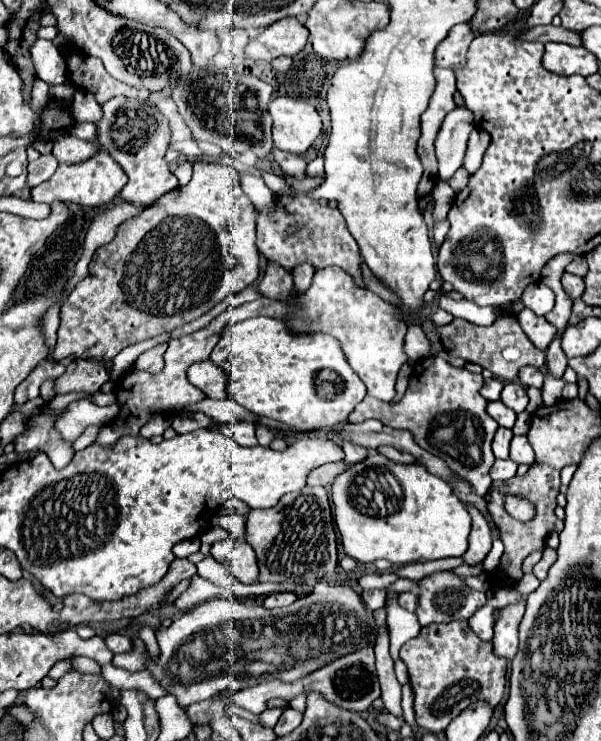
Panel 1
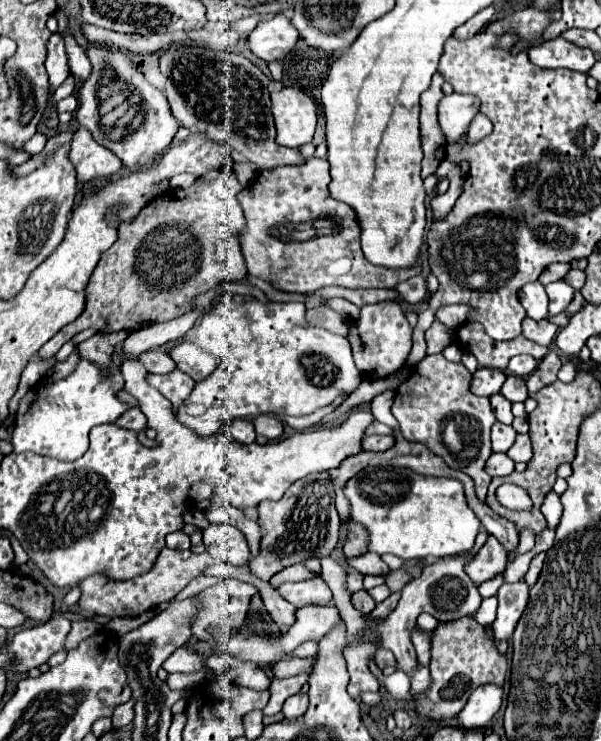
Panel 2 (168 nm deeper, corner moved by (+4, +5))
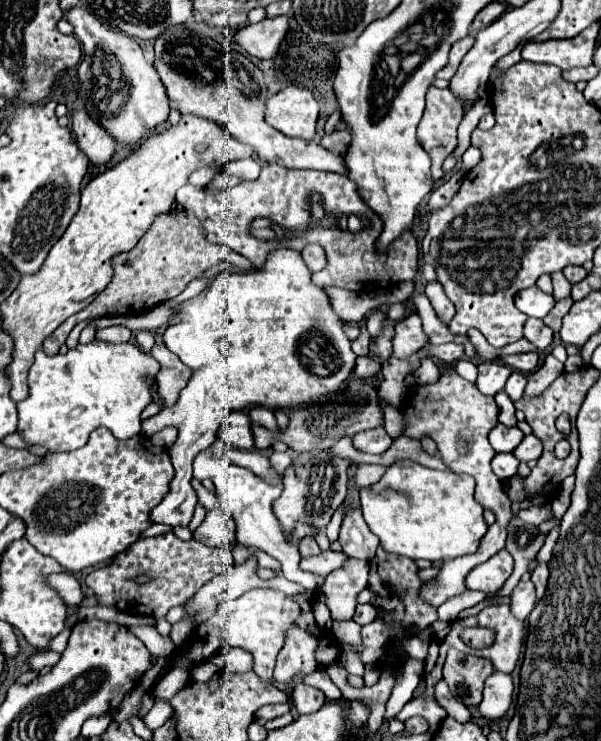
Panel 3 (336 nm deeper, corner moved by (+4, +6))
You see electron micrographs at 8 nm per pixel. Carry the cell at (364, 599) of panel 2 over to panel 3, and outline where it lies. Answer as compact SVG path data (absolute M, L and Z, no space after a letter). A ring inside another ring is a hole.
M358 604L358 606L356 606L356 612L354 612L354 616L352 616L352 620L354 620L356 624L360 624L360 626L370 624L374 618L376 618L376 608L374 608L372 604Z

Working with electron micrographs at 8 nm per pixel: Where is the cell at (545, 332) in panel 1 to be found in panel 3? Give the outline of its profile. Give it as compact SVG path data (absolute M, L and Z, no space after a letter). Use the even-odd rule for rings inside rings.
M528 318L524 326L524 336L528 342L532 342L538 350L546 350L552 342L552 330L538 318Z

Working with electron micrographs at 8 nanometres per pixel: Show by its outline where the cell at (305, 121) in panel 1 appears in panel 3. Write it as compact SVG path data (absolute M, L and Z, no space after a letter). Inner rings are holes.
M288 86L268 98L266 122L286 136L310 140L316 134L318 102L312 92Z

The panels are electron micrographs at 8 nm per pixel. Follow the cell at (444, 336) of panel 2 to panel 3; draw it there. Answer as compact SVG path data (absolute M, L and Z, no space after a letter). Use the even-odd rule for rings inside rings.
M426 358L426 360L422 362L422 368L414 372L414 378L416 378L416 384L418 384L418 386L424 386L424 384L436 382L436 380L440 378L438 374L440 374L440 370L438 370L436 362L432 362L432 358Z

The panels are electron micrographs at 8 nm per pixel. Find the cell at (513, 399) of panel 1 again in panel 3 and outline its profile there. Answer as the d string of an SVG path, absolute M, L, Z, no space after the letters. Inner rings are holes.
M514 372L514 374L508 378L508 382L506 382L506 386L504 386L504 392L516 402L516 400L522 398L524 386L526 386L526 376L520 374L520 372Z

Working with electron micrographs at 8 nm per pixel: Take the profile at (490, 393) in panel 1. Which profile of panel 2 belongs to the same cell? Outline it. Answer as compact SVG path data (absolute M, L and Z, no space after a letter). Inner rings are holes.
M478 369L474 375L472 375L472 383L470 383L470 391L474 395L484 395L484 397L490 397L494 393L500 393L500 387L504 383L506 375L498 369Z

